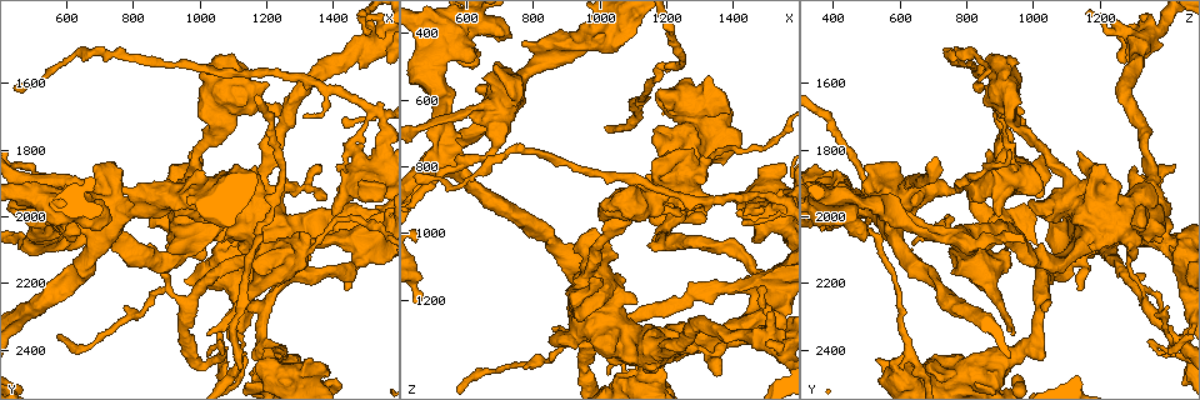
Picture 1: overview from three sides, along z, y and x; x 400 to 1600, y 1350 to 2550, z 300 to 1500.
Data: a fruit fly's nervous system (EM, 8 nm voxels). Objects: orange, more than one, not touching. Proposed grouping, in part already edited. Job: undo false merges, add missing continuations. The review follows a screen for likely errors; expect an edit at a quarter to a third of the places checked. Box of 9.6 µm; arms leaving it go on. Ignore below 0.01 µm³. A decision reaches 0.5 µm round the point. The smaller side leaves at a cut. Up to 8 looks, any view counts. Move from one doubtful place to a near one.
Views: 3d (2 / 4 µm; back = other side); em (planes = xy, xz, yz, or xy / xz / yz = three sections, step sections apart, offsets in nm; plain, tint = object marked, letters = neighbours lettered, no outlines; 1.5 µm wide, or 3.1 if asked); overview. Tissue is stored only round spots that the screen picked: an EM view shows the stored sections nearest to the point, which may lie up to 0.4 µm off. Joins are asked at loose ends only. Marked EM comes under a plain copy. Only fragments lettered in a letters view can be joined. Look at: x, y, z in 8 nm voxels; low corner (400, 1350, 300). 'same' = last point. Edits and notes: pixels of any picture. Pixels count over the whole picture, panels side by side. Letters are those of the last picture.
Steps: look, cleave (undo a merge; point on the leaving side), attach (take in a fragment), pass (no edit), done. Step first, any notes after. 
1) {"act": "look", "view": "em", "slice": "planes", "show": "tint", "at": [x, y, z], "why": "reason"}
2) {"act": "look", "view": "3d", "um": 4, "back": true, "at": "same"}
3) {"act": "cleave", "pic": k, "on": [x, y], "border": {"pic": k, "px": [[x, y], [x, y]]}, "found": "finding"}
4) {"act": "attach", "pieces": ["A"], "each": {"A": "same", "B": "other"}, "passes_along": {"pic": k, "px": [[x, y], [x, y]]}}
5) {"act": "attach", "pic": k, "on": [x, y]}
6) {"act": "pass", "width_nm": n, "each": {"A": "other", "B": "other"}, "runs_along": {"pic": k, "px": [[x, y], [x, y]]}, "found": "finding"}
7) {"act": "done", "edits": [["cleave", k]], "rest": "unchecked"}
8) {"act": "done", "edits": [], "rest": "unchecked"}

{"act": "look", "view": "em", "slice": "xy", "step": 8, "show": "letters", "at": [1380, 2460, 640], "why": "free end"}

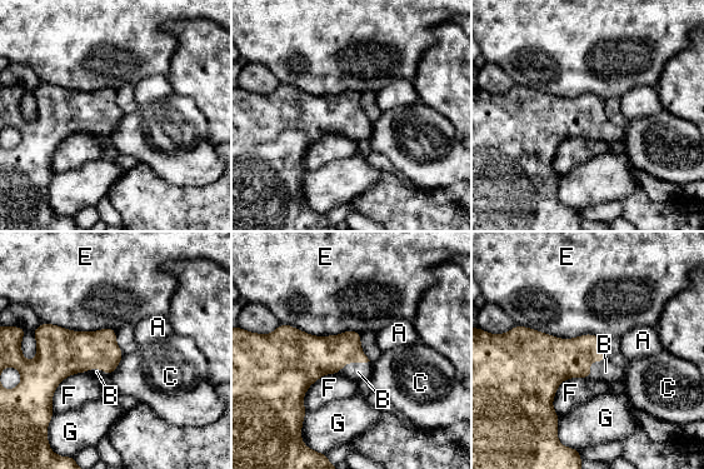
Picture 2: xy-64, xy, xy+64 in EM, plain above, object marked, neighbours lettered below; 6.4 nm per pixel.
{"act": "look", "view": "em", "slice": "planes", "show": "letters", "at": "same"}

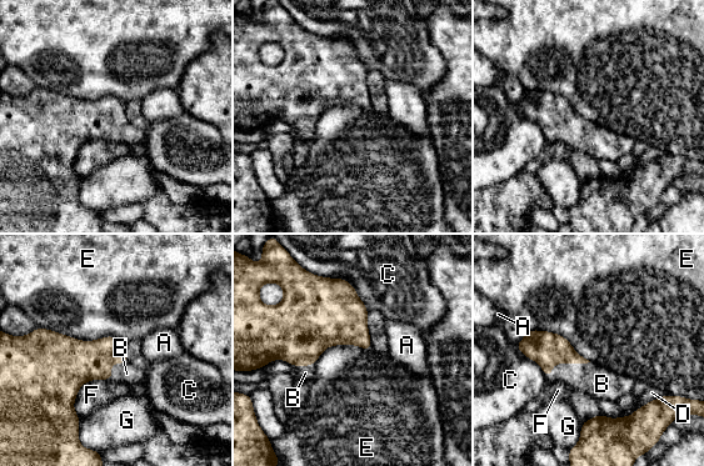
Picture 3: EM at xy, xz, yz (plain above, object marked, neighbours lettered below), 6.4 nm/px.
{"act": "attach", "pieces": ["B"], "longest_contact_nm": ["E", 550], "each": {"A": "other", "B": "same", "C": "other", "D": "other", "E": "other", "F": "other", "G": "other"}, "found": "the neuron continues"}

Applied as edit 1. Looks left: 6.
{"act": "look", "view": "3d", "um": 2, "at": [610, 1940, 650], "why": "free end"}

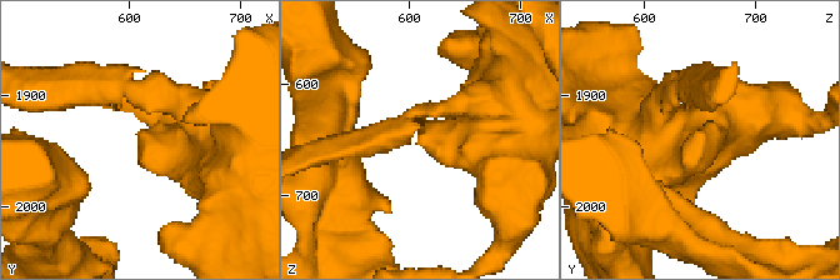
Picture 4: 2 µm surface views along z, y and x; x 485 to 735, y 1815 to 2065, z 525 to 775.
{"act": "look", "view": "em", "slice": "planes", "show": "letters", "at": [606, 1938, 650], "why": "need the tissue"}

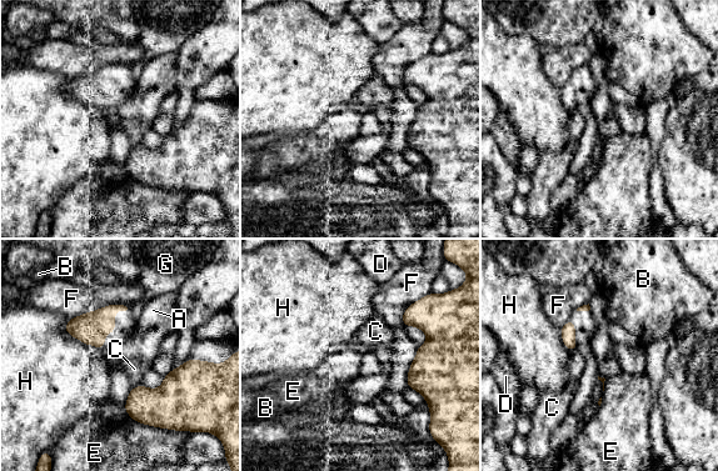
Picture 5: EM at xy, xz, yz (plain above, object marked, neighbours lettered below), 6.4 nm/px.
{"act": "pass", "longest_contact_nm": ["E", 380], "each": {"A": "other", "B": "other", "C": "other", "D": "other", "E": "other", "F": "other", "G": "other", "H": "other"}, "border": {"pic": 5, "px": [[134, 420], [190, 432]]}, "found": "no lettered fragment goes on from it"}

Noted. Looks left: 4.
{"act": "look", "view": "3d", "um": 4, "back": true, "at": [1020, 2360, 930]}

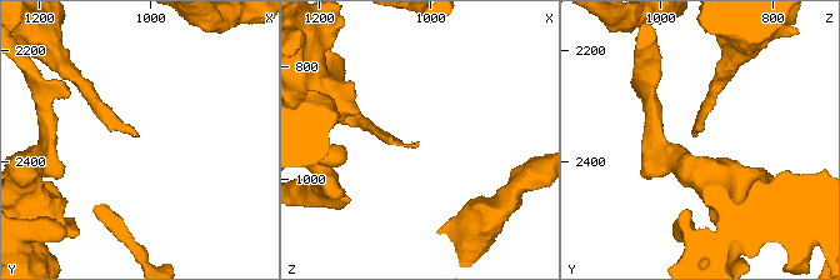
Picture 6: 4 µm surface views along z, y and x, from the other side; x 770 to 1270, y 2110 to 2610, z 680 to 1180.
{"act": "look", "view": "em", "slice": "planes", "show": "letters", "at": [1020, 2360, 935]}

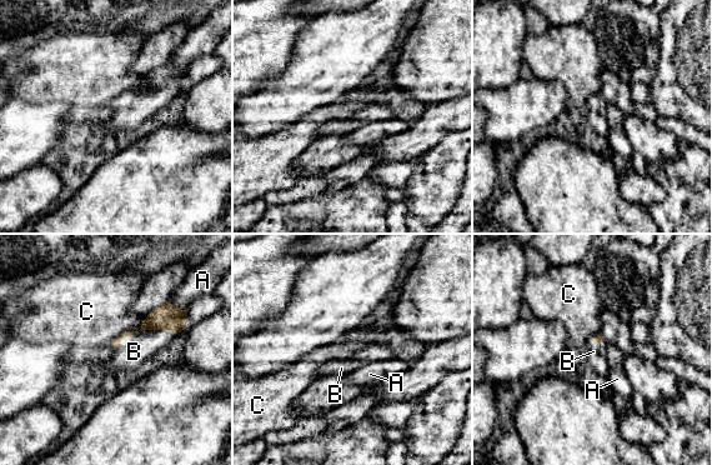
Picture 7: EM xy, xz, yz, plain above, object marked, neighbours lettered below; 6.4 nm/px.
{"act": "attach", "pieces": ["B"], "each": {"A": "other", "B": "same", "C": "other"}, "passes_along": {"pic": 7, "px": [[168, 316], [140, 330], [134, 351]]}, "found": "the neuron continues"}

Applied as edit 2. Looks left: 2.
{"act": "look", "view": "3d", "um": 4, "at": [980, 1800, 1140], "why": "free end"}

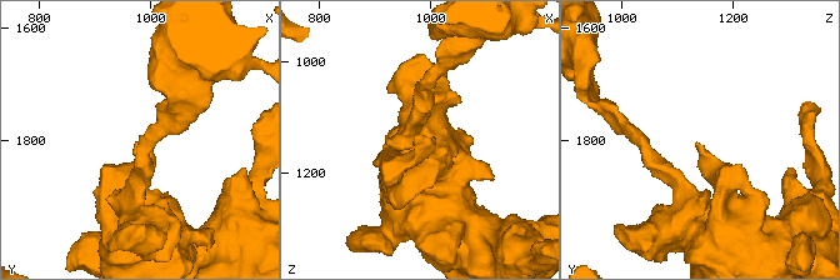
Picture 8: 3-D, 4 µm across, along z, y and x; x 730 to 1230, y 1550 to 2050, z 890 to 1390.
{"act": "look", "view": "em", "slice": "planes", "show": "letters", "at": [970, 1805, 1135], "why": "shape alone is not enough"}

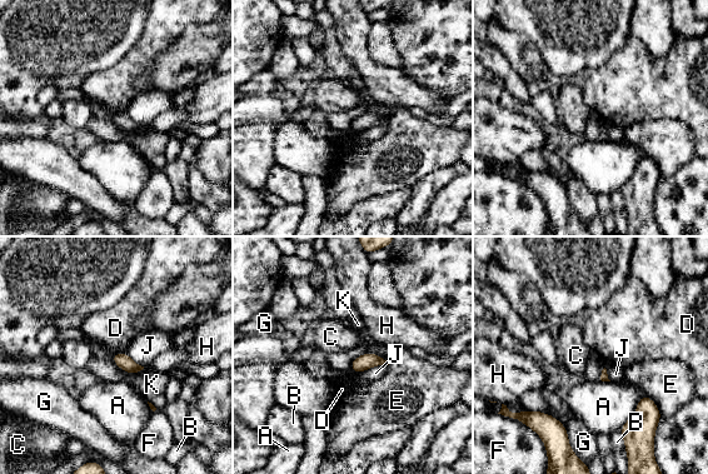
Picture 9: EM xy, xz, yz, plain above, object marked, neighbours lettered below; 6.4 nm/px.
{"act": "pass", "each": {"A": "other", "B": "other", "C": "other", "D": "other", "E": "other", "F": "other", "G": "other", "H": "other", "J": "other", "K": "other"}, "border": {"pic": 9, "px": [[110, 358], [128, 372], [144, 368]]}, "found": "no lettered fragment goes on from it"}

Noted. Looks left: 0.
{"act": "done", "edits": [["attach", 3], ["attach", 7]], "rest": "unchecked"}

